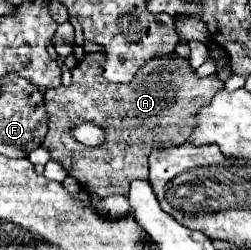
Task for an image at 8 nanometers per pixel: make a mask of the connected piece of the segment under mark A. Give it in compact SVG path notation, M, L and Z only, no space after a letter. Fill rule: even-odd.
M90 53L72 69L72 85L56 87L44 93L48 111L48 133L42 143L50 151L50 159L58 161L70 177L84 183L92 197L106 197L110 193L128 195L128 185L134 177L148 179L148 157L156 143L172 141L182 145L188 141L194 127L194 113L200 105L210 103L220 85L218 75L198 79L186 59L164 57L162 73L148 73L136 77L128 85L110 83L100 75L100 65L106 55ZM82 123L94 123L104 129L106 141L98 147L88 147L72 137L72 129Z

